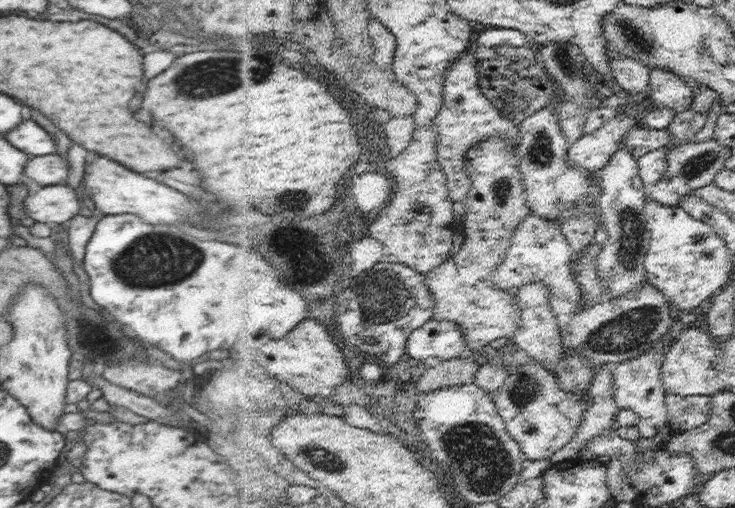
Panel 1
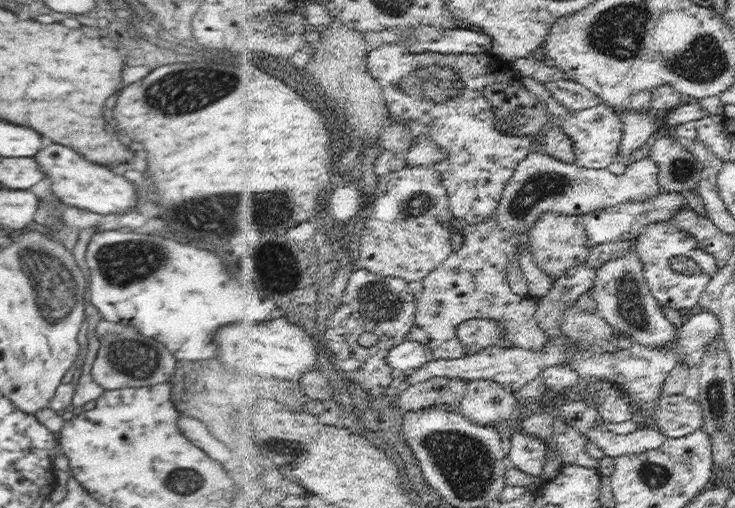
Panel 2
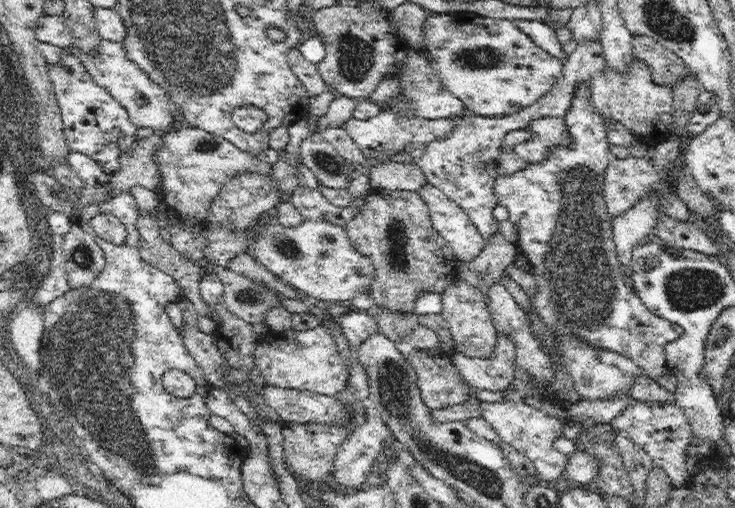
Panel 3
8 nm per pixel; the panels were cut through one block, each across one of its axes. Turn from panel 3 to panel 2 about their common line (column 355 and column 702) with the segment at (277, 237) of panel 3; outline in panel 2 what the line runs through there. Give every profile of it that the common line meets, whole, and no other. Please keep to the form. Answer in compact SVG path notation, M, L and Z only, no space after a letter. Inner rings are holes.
M672 221L650 224L646 231L639 236L637 248L646 263L644 266L646 279L652 287L654 296L662 306L667 305L680 312L699 304L702 292L706 290L712 276L719 269L716 257L710 251L706 251L696 237L692 237L688 231L674 225ZM676 256L686 256L688 259L694 260L702 269L698 274L684 274L684 262L670 262Z

